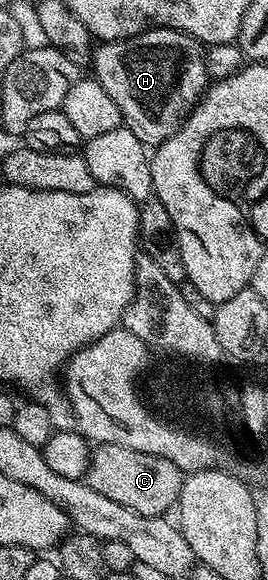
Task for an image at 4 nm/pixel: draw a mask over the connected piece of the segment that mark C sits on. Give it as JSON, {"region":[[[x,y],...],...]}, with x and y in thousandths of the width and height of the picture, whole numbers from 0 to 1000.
{"region":[[[369,762],[336,778],[336,805],[313,829],[325,838],[358,841],[358,848],[403,855],[403,862],[433,862],[433,869],[522,883],[522,890],[604,890],[660,874],[683,826],[679,810],[657,807],[642,793],[507,779],[507,772],[463,772],[463,766]]]}

